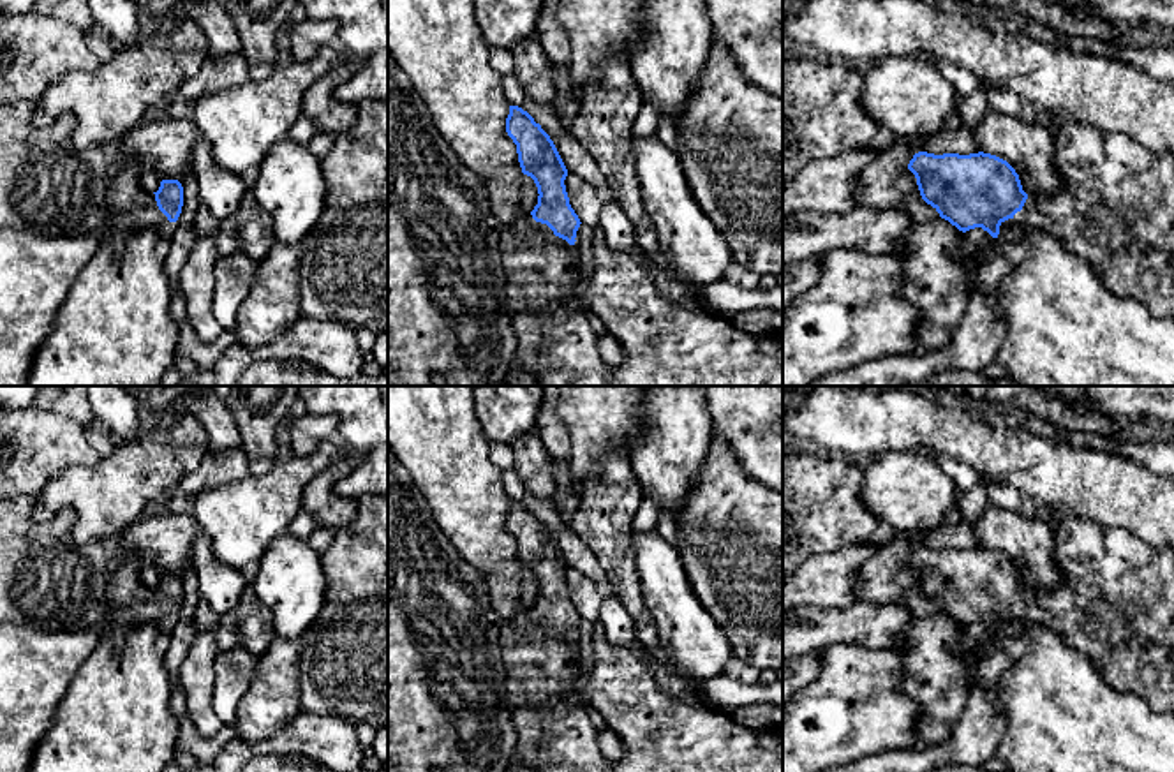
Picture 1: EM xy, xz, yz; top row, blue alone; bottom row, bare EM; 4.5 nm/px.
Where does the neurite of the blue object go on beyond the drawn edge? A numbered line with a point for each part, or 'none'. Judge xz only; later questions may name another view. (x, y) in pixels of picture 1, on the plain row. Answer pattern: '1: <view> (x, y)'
1: xz (554, 730)

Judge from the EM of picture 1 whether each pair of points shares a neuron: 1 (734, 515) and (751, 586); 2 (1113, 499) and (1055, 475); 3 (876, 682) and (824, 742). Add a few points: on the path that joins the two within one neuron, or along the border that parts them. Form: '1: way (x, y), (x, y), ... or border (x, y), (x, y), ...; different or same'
1: way (734, 533), (751, 556), (751, 568); same
2: way (1099, 487), (1069, 480); same
3: way (862, 697), (832, 728); same

